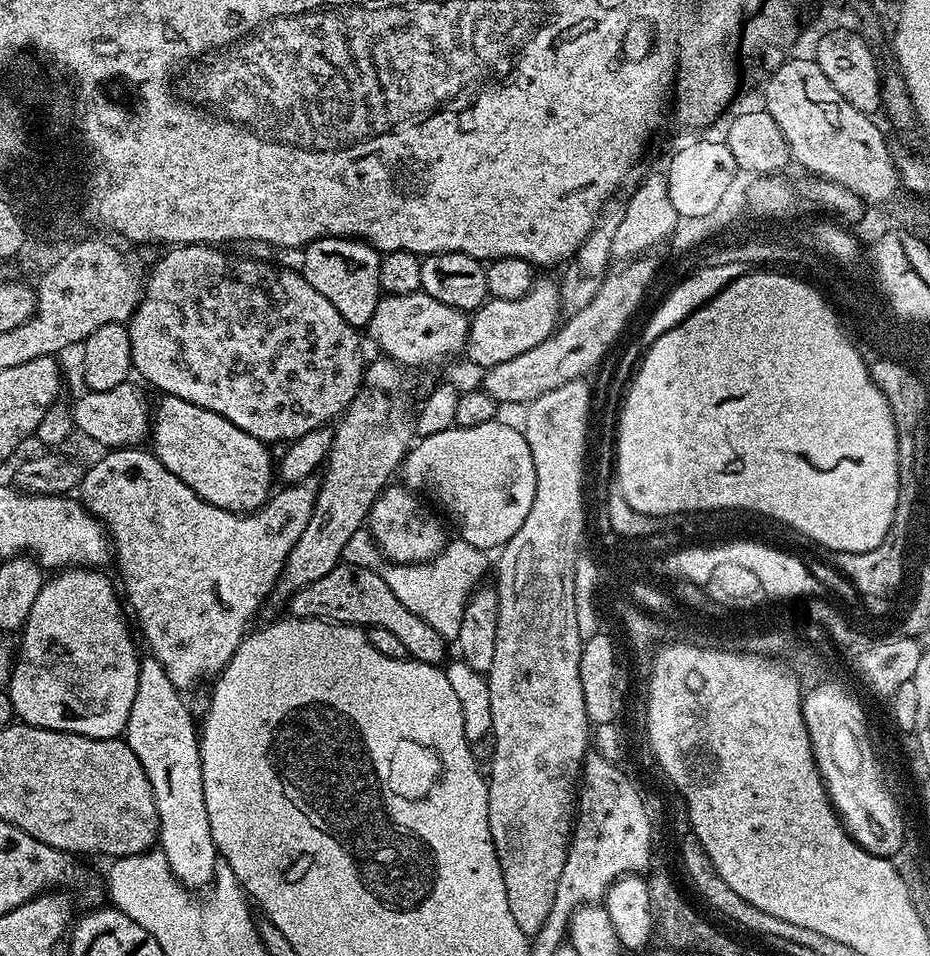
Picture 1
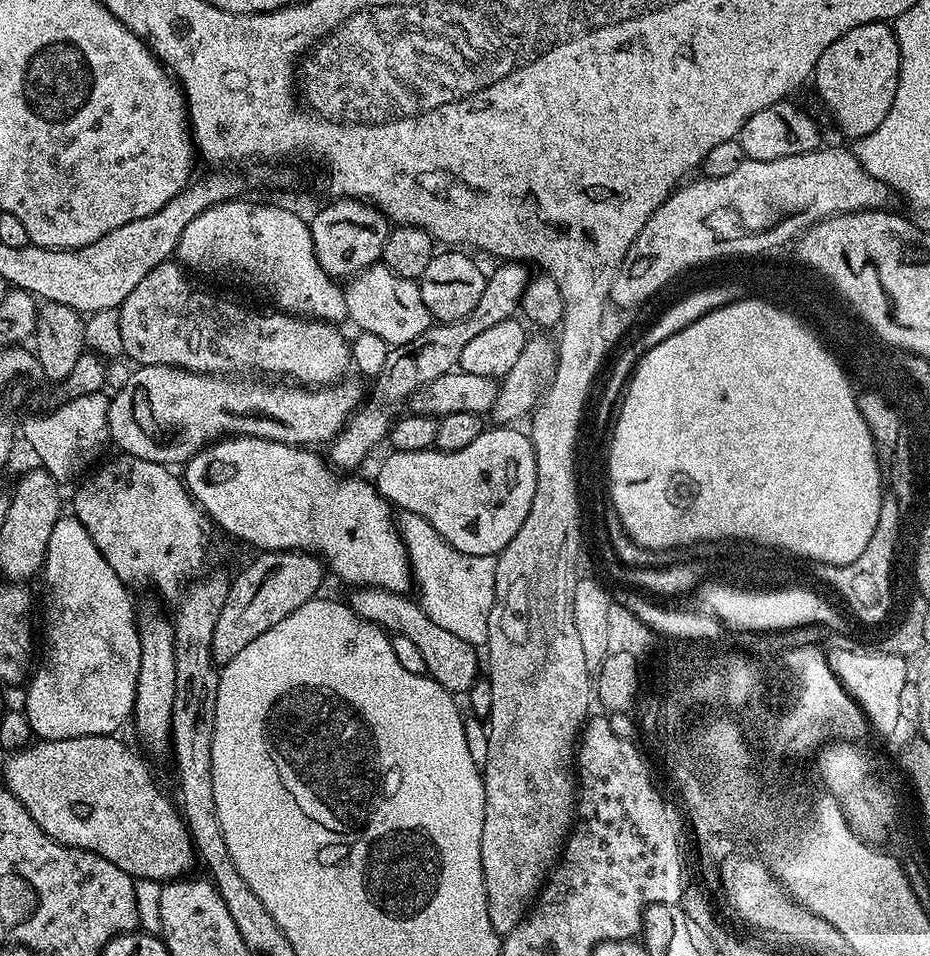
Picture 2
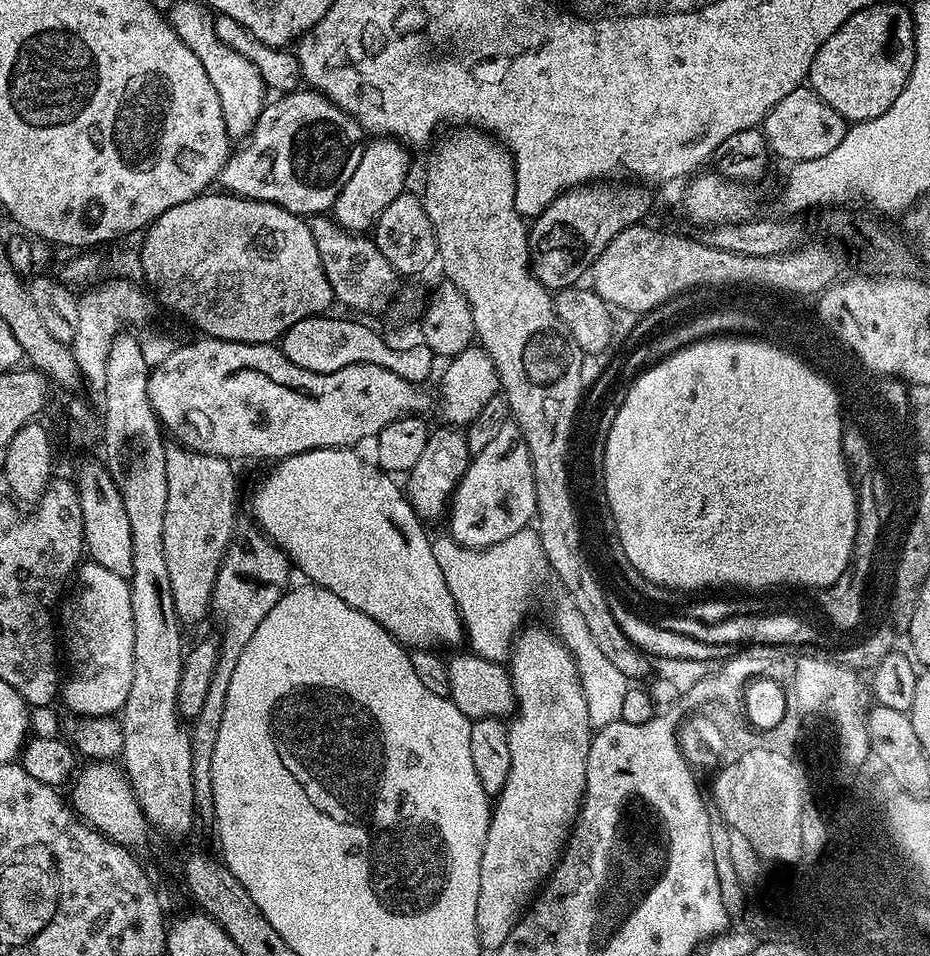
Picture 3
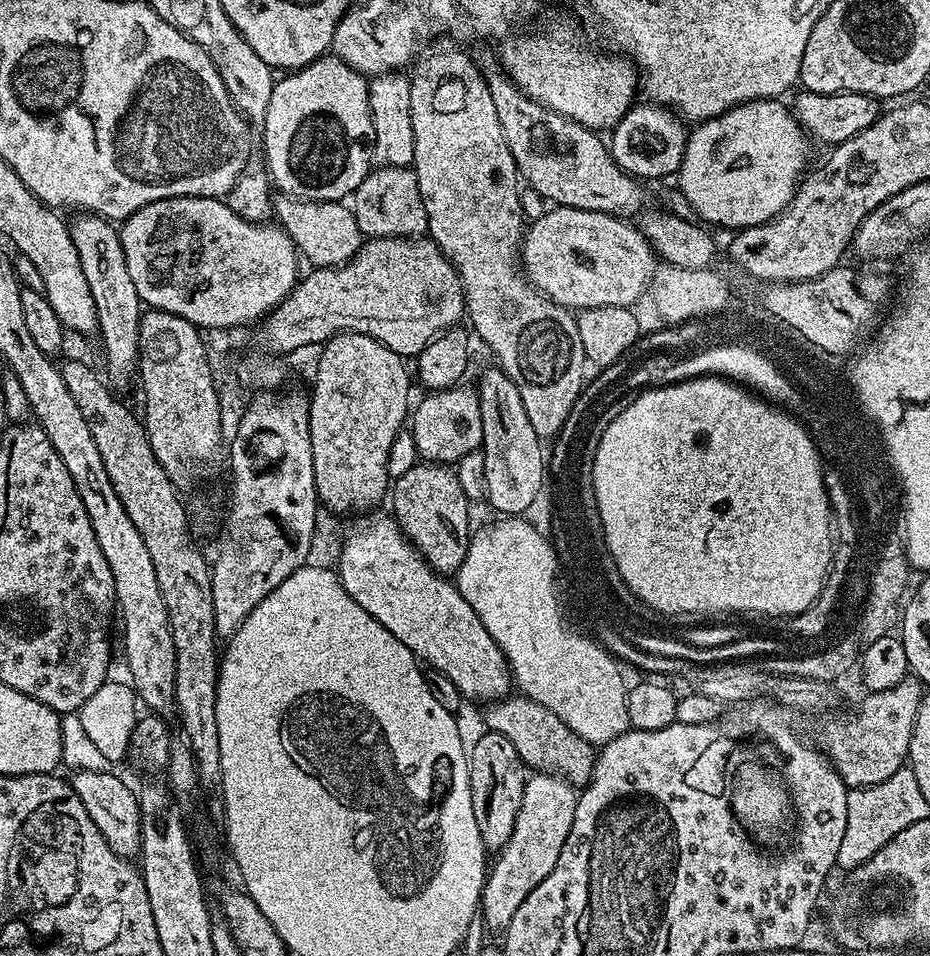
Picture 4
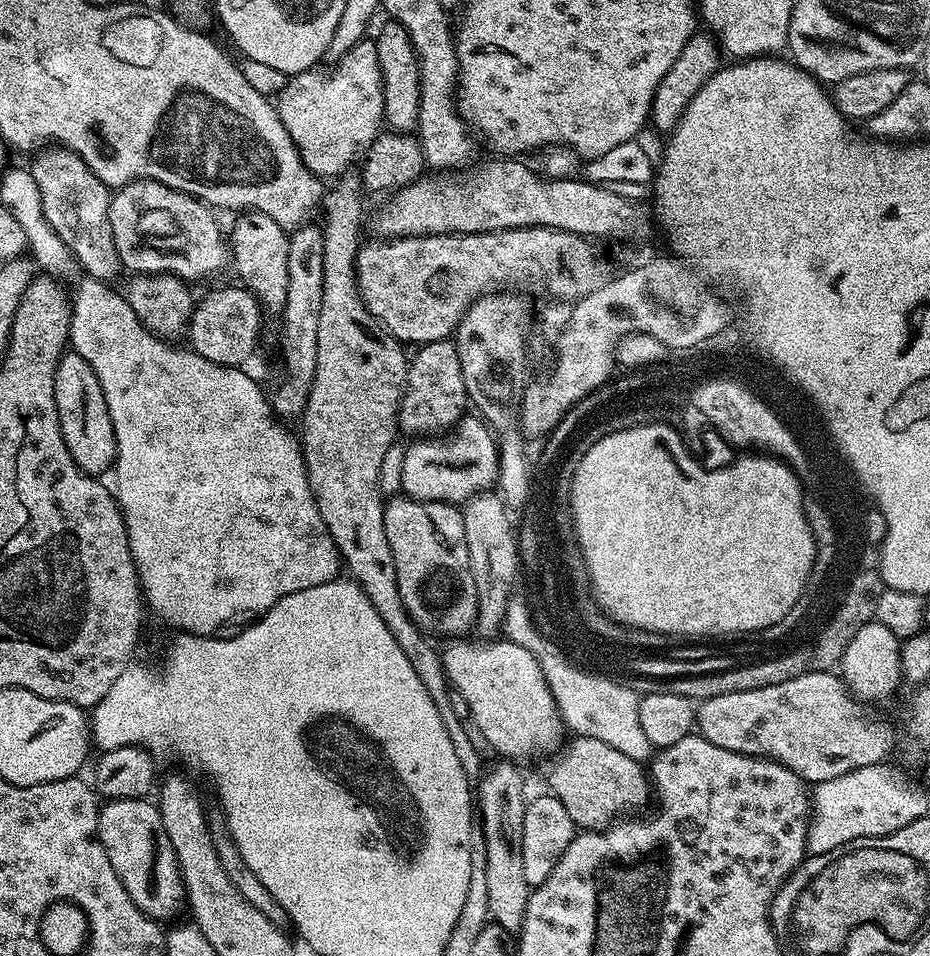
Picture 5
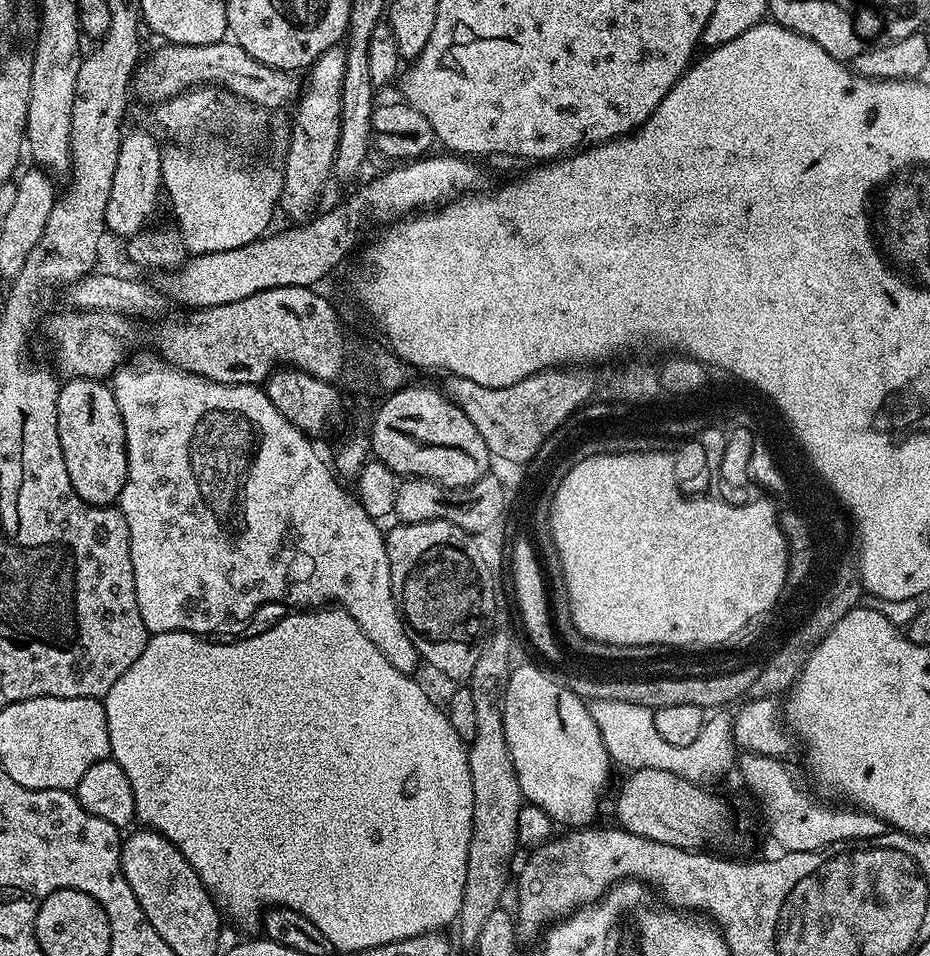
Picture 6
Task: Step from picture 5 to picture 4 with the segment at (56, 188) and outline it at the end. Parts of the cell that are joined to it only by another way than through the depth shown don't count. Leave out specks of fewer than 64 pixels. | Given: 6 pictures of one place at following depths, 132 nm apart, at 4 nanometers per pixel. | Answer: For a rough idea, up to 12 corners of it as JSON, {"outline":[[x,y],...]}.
{"outline":[[71,221],[118,381],[140,358],[142,305],[117,225]]}

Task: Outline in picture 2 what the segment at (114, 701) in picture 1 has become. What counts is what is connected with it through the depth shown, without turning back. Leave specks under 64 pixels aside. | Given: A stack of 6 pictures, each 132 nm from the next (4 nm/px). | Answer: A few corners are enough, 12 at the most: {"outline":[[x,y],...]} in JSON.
{"outline":[[72,514],[43,576],[31,735],[119,733],[140,661],[129,585]]}

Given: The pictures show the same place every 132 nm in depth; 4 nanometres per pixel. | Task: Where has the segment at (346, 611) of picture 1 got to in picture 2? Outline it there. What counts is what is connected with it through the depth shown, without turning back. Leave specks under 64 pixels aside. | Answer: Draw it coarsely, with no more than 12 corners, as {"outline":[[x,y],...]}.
{"outline":[[353,587],[354,614],[413,640],[427,675],[464,694],[482,672],[470,642],[411,595]]}

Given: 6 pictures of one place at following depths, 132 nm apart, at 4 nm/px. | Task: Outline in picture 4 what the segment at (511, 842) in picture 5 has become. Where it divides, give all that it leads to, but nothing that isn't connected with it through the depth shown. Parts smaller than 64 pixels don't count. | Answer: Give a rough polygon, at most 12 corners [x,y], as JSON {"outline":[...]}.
{"outline":[[500,732],[468,752],[474,822],[489,853],[506,846],[526,766]]}

